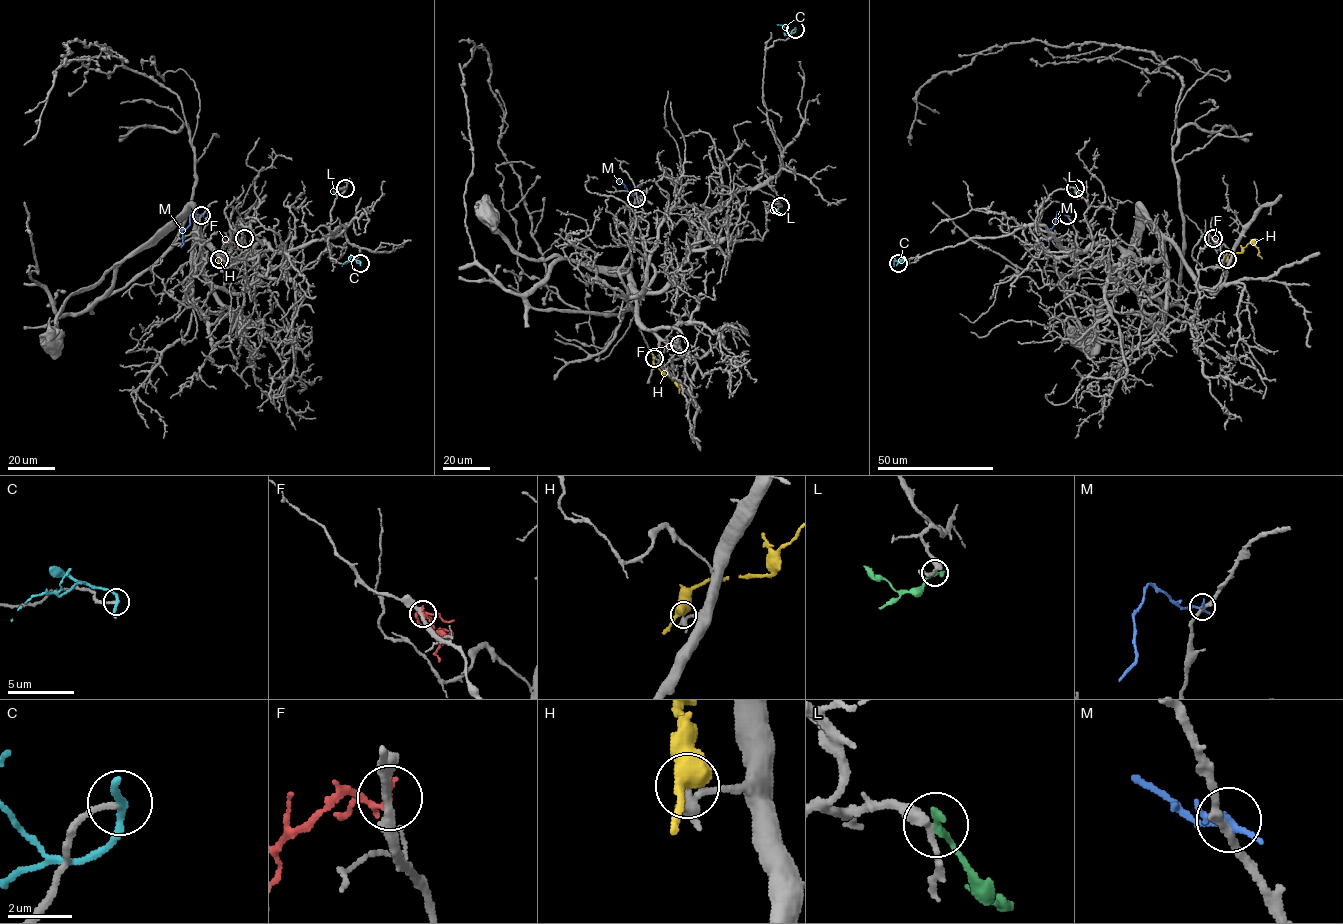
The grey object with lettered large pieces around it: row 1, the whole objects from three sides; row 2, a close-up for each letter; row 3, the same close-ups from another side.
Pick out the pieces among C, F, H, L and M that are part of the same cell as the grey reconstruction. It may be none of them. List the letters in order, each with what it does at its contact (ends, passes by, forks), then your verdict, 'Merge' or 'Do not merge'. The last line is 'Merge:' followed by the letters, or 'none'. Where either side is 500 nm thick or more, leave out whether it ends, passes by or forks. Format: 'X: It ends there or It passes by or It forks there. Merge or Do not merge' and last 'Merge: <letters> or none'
C: It passes by. Do not merge
F: It passes by. Do not merge
H: Merge
L: It ends there. Do not merge
M: It passes by. Do not merge
Merge: H

